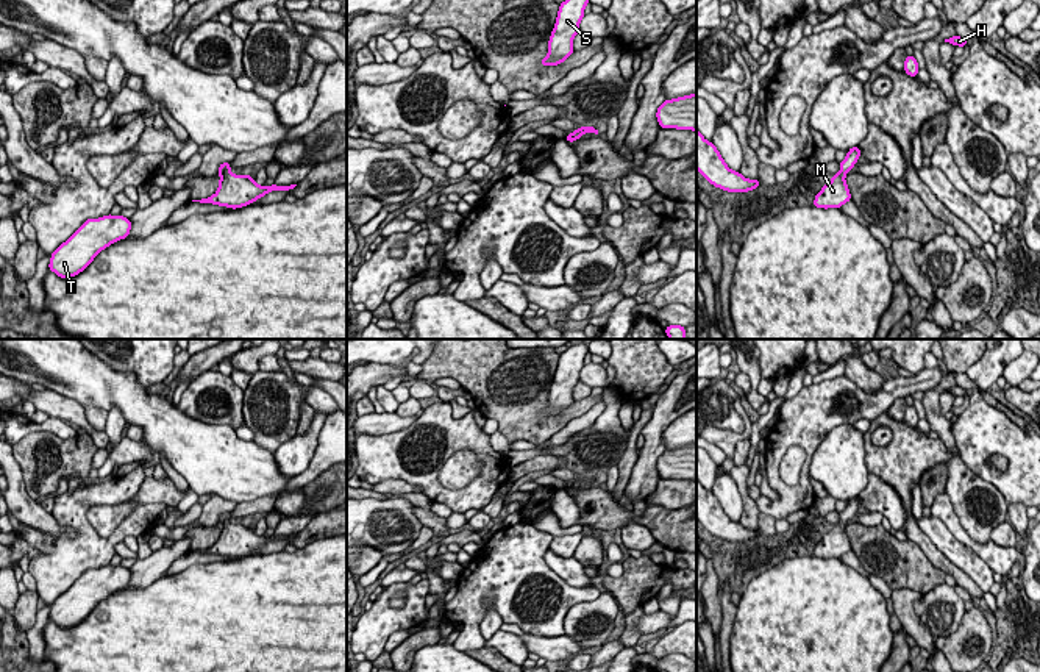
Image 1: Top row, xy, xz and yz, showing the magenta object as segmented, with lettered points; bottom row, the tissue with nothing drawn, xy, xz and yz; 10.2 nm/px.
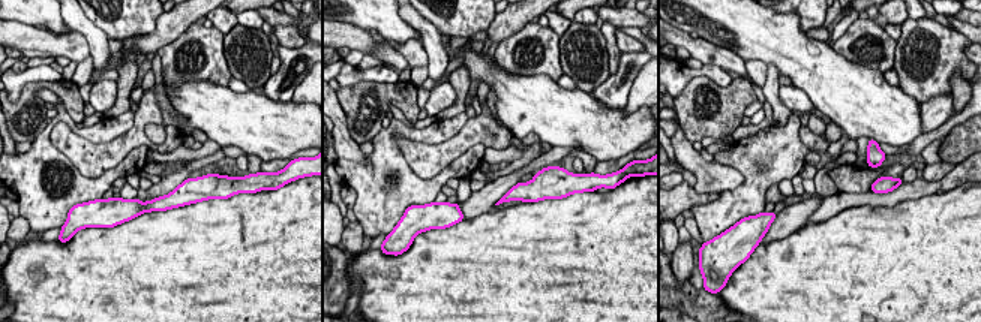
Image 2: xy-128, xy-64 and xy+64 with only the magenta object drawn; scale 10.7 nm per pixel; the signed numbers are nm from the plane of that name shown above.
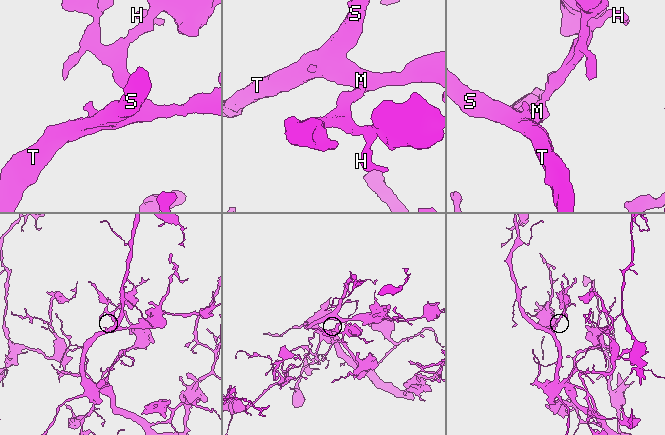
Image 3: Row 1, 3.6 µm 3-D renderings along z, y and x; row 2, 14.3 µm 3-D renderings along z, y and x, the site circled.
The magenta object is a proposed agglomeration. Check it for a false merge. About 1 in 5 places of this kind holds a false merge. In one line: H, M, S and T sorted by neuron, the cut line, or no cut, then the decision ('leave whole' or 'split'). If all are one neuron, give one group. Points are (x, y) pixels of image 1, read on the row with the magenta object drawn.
H M S T | no cut | leave whole

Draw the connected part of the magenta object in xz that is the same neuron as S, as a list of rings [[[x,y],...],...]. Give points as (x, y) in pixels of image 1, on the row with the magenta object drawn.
[[[565,0],[559,5],[548,42],[548,55],[540,61],[540,66],[557,66],[575,52],[573,38],[579,33],[579,22],[584,17],[587,3],[589,0]]]

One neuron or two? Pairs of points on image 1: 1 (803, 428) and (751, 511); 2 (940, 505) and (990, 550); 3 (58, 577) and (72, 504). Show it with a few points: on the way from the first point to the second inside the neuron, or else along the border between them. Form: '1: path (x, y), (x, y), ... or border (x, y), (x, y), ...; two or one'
1: border (755, 500), (759, 513); two
2: path (950, 519), (976, 546); one
3: path (71, 558), (81, 547), (81, 525), (78, 522); one

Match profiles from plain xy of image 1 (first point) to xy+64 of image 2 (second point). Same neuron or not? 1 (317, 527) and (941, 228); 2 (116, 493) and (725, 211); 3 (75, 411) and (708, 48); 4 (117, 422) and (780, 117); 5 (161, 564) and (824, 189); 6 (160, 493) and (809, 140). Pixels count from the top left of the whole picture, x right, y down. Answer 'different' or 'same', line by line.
1: different
2: same
3: same
4: same
5: different
6: same

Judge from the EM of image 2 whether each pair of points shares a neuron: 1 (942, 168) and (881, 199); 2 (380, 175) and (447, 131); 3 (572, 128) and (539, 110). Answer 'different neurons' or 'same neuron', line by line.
1: different neurons
2: same neuron
3: same neuron

